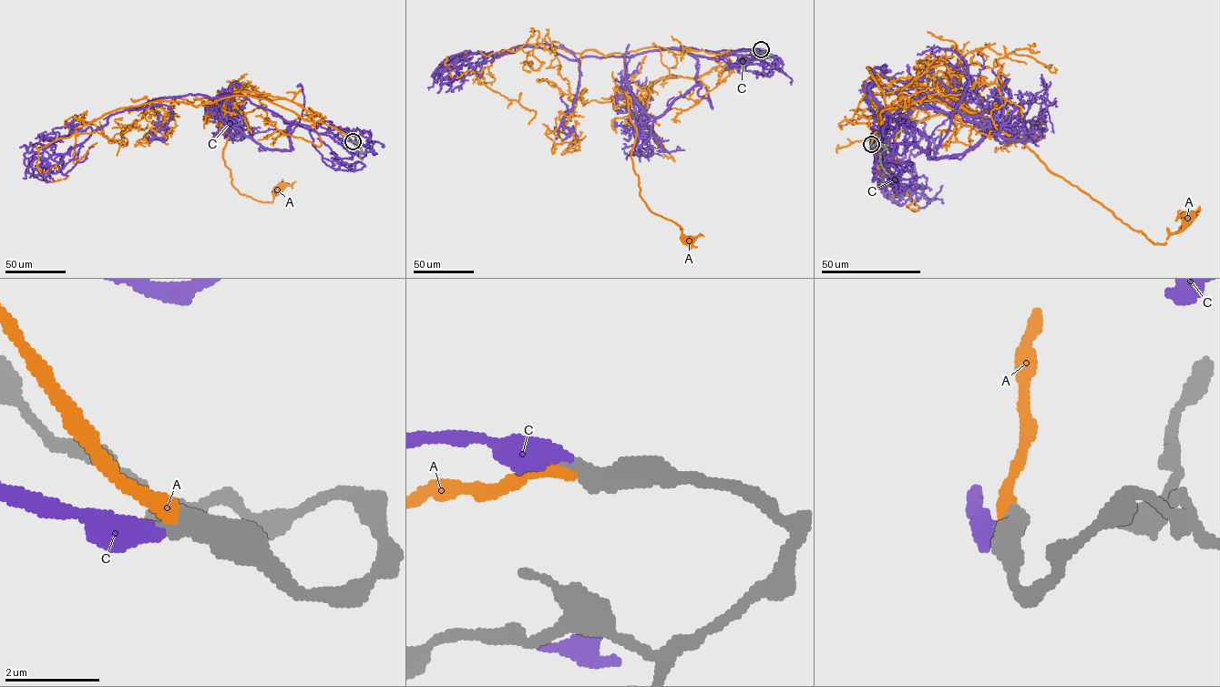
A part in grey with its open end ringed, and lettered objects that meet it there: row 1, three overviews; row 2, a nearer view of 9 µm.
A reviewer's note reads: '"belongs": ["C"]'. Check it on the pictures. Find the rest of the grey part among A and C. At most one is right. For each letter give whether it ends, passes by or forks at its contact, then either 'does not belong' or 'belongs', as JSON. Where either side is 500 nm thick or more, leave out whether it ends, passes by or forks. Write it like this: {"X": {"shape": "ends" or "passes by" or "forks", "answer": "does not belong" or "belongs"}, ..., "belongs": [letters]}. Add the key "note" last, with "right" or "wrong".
{"A": {"answer": "does not belong"}, "C": {"shape": "ends", "answer": "belongs"}, "belongs": ["C"], "note": "right"}

